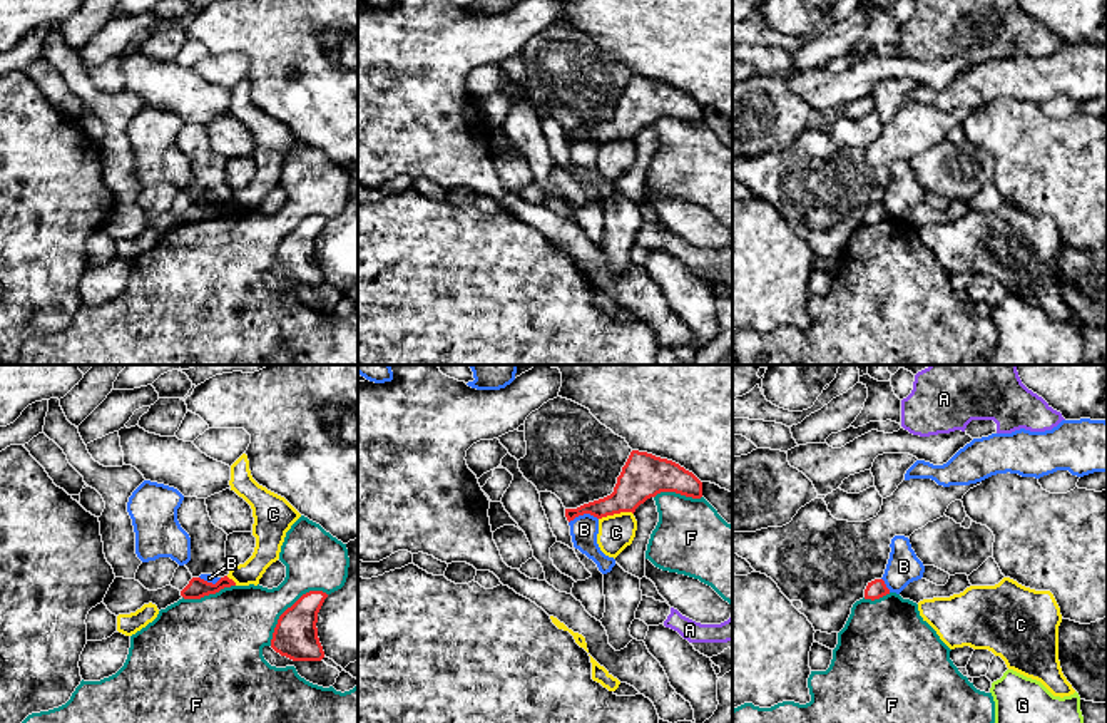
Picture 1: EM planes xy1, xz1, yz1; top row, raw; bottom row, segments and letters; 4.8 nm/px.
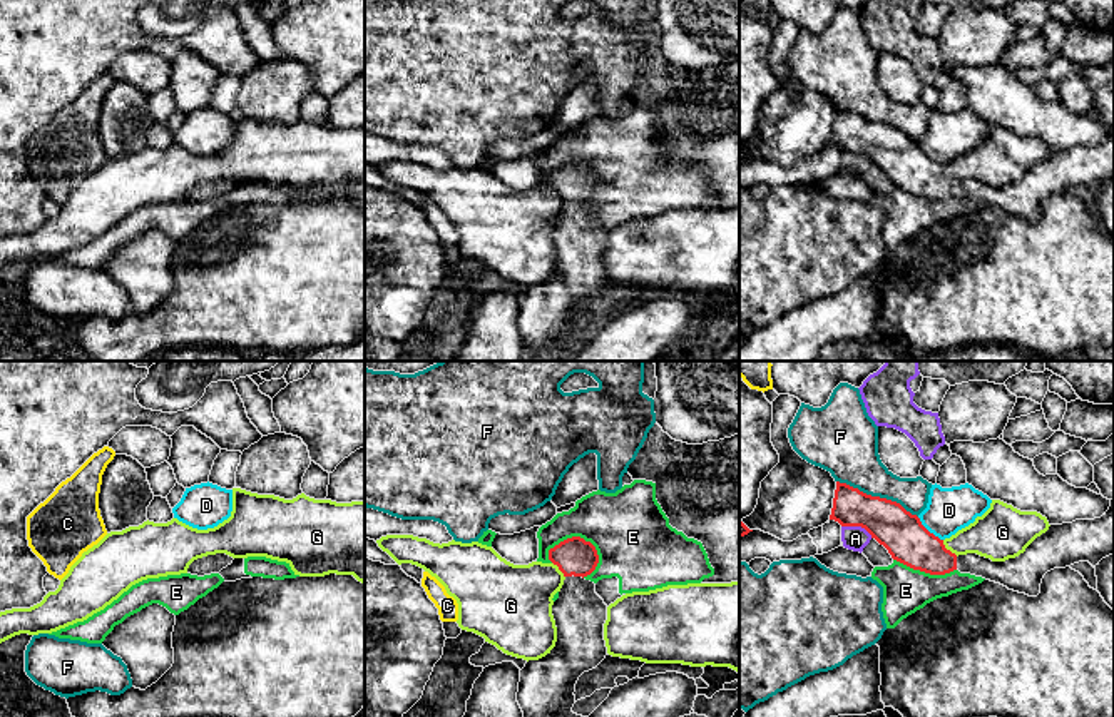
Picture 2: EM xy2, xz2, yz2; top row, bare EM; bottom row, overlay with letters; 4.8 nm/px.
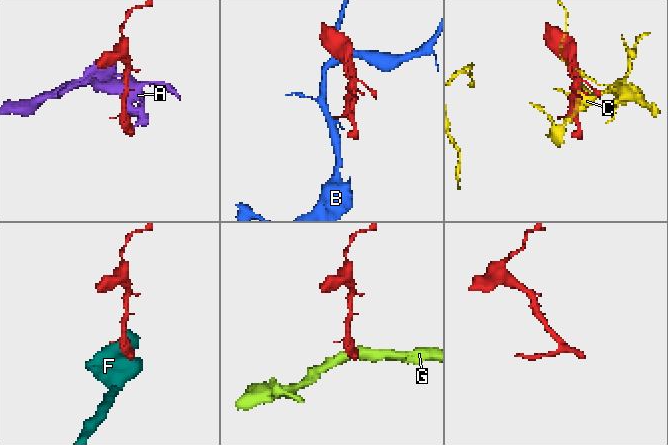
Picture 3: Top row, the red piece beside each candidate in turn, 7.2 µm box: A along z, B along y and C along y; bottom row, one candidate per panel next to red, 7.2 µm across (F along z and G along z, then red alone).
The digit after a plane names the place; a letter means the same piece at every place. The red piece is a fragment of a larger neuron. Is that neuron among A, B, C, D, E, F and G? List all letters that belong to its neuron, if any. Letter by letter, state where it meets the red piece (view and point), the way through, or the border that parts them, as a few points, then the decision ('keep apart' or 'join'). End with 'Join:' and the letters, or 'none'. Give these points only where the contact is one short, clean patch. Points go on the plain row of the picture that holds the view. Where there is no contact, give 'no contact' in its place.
A: yz2 (857, 151) | along yz2 (842, 151), (860, 151), (872, 162) | keep apart
B: xz1 (582, 139) | along xz1 (597, 143), (579, 139), (569, 148) | keep apart
C: xz1 (616, 138) | keep apart
D: yz2 (927, 156) | keep apart
E: xz2 (572, 162) | along xz2 (599, 181), (589, 167), (567, 162), (549, 176), (547, 184) | keep apart
F: yz2 (877, 122) | keep apart
G: yz2 (949, 176) | along yz2 (942, 166), (957, 181) | keep apart
Join: none

